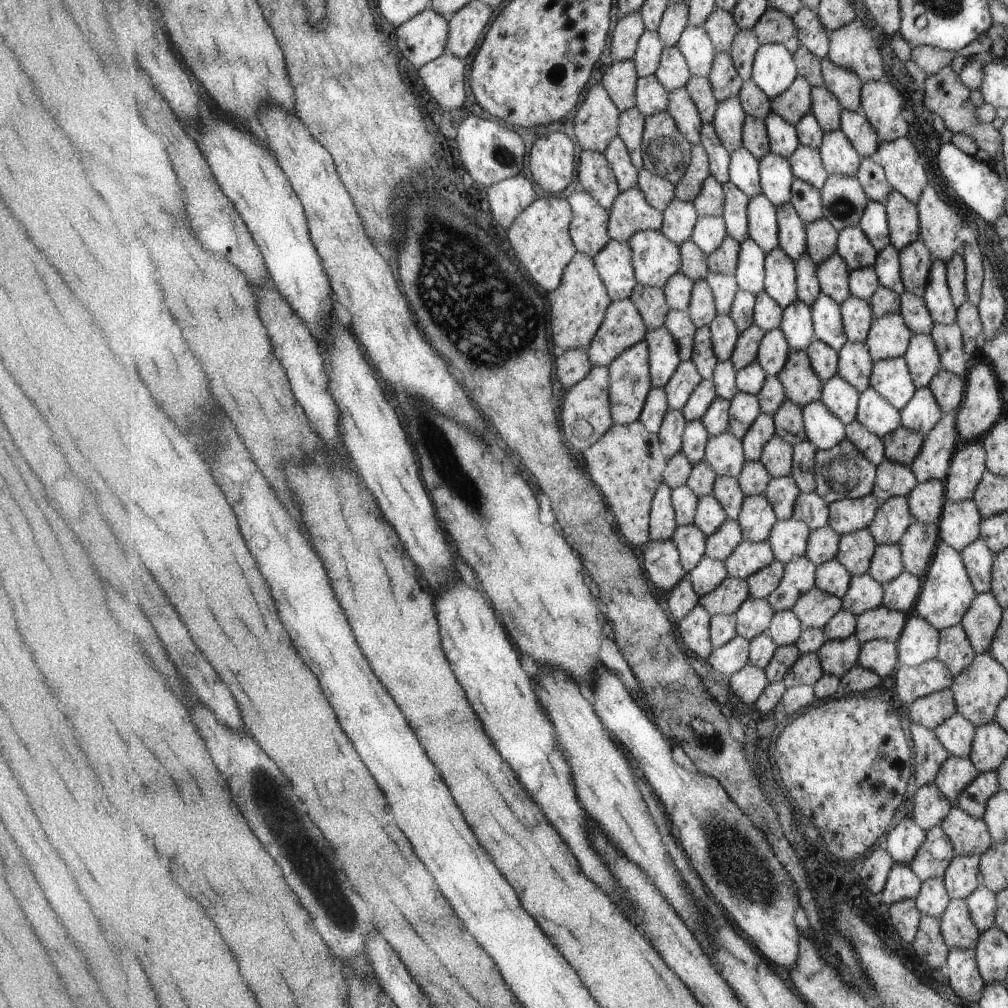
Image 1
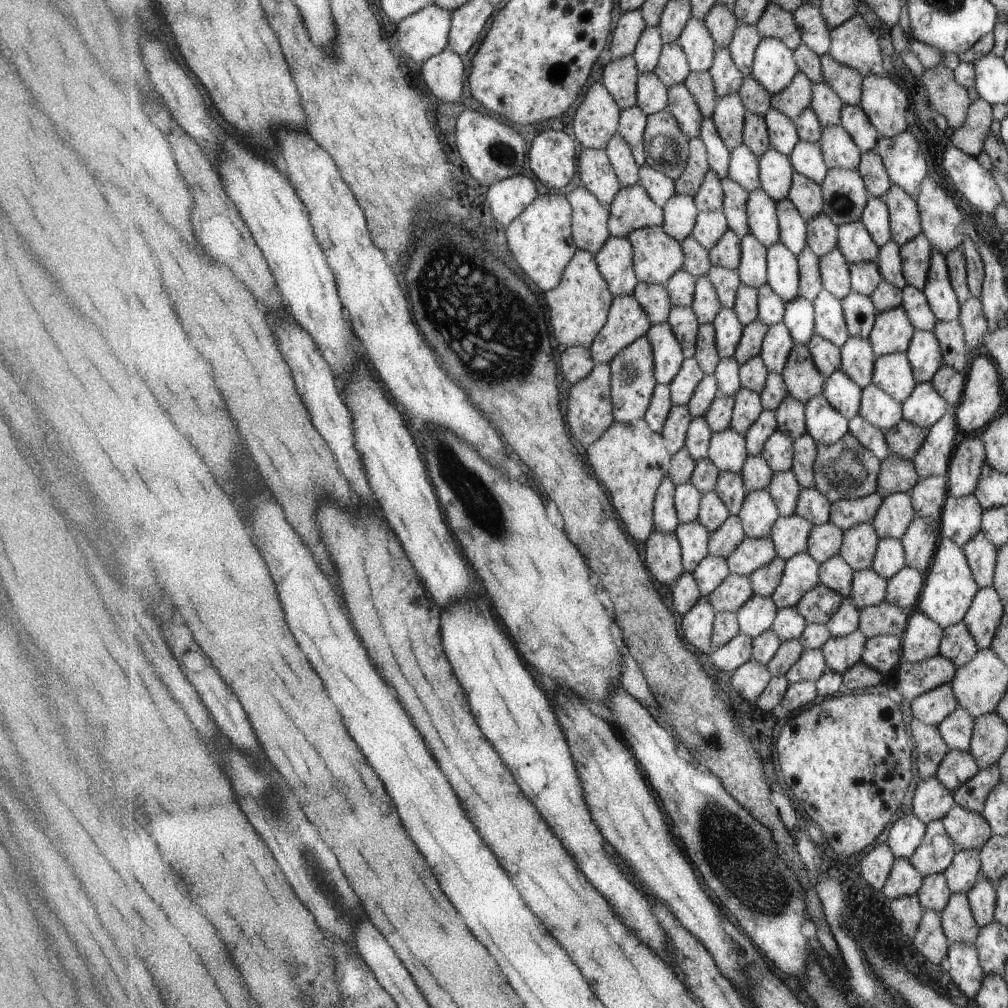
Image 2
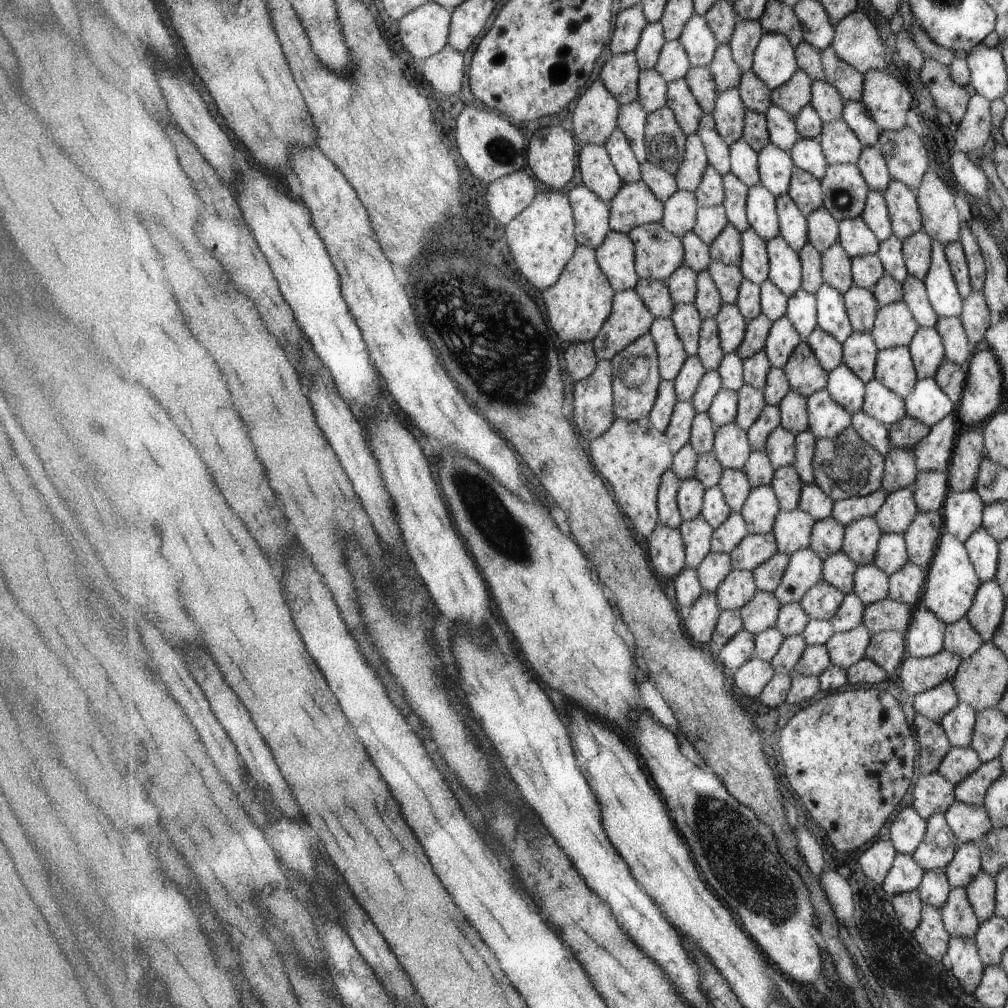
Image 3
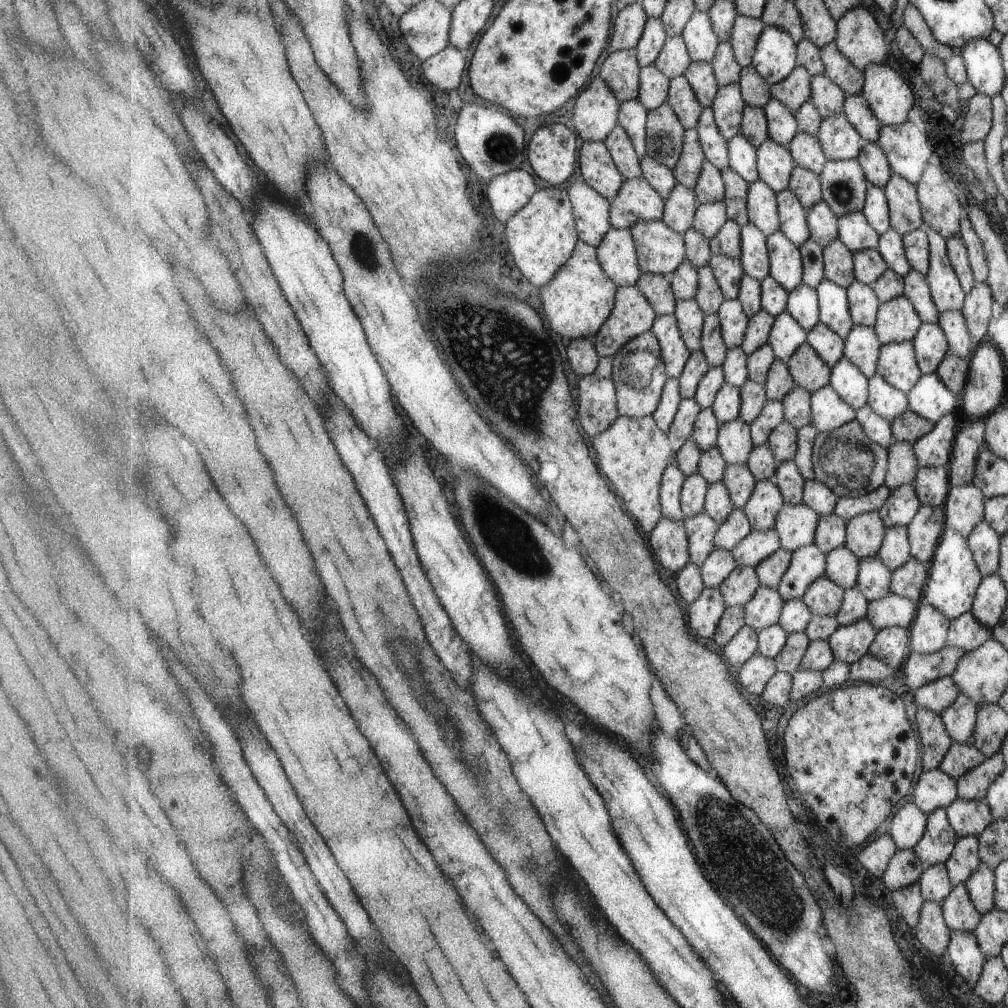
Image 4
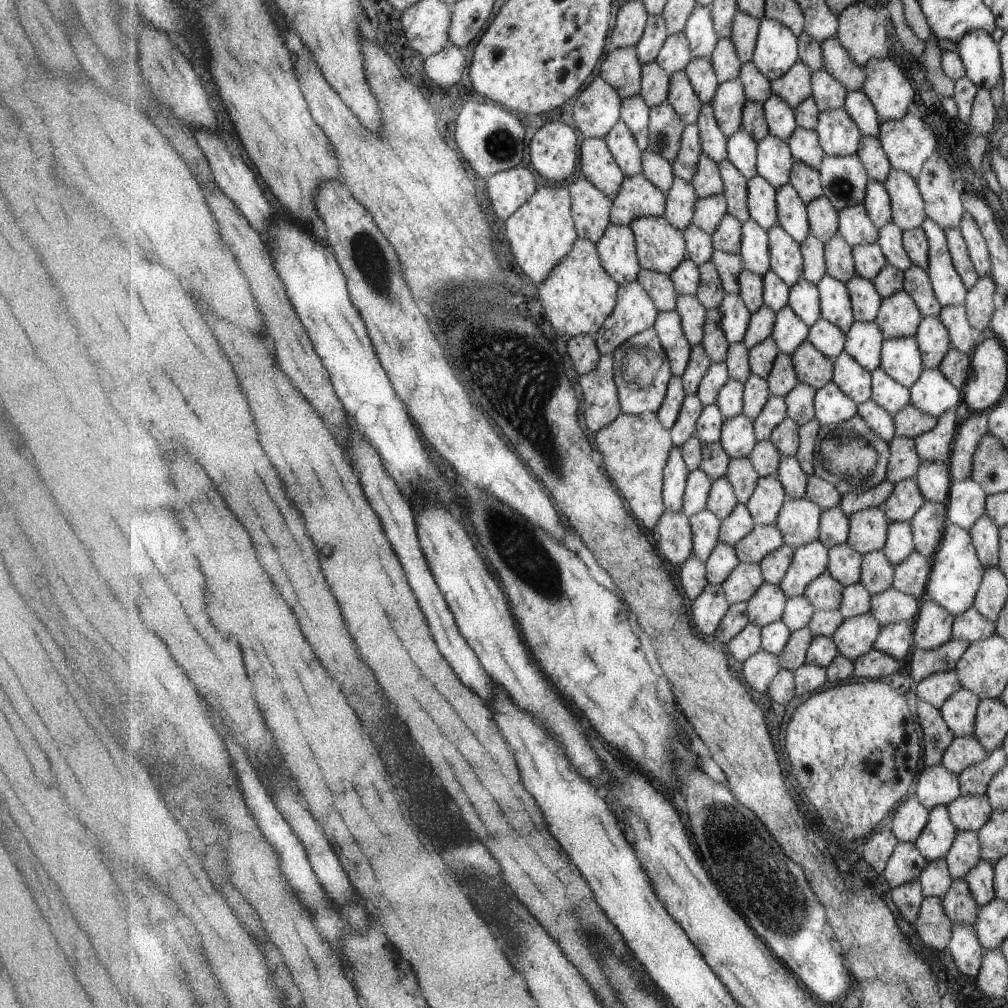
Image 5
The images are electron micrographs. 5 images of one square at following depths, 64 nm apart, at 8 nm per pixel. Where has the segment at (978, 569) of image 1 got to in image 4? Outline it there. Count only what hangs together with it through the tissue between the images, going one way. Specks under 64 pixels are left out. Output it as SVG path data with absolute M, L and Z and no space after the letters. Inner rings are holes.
M985 519L968 538L971 552L974 552L975 562L979 565L984 578L998 574L1001 540L1002 537Z

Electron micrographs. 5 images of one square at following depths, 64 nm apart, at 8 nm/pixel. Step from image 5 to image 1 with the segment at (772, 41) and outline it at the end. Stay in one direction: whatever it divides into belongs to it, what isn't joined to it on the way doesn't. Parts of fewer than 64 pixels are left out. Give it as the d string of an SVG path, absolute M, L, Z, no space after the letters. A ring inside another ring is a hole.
M761 43L759 45L752 79L770 99L787 92L799 76L794 53L784 44Z

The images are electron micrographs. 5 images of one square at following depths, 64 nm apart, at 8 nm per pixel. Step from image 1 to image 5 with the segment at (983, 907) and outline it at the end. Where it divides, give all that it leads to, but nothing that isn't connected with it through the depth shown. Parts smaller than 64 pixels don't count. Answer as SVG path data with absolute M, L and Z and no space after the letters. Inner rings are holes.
M982 858L979 866L975 866L964 878L970 884L971 892L980 907L987 906L996 899L995 876L994 863Z

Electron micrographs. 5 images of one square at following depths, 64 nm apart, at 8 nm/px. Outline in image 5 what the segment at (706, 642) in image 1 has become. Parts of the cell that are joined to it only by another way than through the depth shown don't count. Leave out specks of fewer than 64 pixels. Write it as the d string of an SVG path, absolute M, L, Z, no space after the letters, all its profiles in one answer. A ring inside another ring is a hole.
M708 584L691 606L692 619L699 632L705 636L715 635L731 605L723 585Z

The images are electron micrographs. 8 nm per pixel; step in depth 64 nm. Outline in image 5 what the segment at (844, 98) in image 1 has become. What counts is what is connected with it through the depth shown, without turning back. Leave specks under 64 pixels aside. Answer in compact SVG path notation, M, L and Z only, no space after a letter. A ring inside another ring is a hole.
M830 38L822 42L824 68L834 73L835 78L846 85L848 92L863 91L866 83L866 69L859 66L851 53L847 52L839 38Z

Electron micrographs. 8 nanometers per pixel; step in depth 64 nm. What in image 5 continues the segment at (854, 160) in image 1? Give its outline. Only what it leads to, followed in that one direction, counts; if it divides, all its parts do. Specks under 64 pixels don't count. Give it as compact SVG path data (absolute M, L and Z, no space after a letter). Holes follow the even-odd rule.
M845 107L820 112L816 131L826 156L855 156L862 147L863 132Z

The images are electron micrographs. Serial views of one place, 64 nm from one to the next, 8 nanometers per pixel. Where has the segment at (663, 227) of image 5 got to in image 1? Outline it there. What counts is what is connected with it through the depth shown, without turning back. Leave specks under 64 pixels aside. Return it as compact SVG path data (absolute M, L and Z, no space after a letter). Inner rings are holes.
M637 232L630 240L638 284L664 288L682 267L682 249L663 232Z

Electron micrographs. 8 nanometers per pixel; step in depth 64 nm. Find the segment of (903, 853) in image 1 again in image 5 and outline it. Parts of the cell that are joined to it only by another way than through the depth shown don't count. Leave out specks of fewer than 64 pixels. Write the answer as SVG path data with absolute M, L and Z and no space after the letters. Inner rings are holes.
M911 796L894 814L891 830L900 842L917 842L929 824L930 810L923 806L923 802Z

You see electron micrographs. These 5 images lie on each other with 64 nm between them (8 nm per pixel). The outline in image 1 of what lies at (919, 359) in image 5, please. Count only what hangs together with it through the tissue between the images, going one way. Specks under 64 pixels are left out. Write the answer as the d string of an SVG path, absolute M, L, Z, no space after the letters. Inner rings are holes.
M905 357L874 362L870 384L899 410L903 410L918 391Z

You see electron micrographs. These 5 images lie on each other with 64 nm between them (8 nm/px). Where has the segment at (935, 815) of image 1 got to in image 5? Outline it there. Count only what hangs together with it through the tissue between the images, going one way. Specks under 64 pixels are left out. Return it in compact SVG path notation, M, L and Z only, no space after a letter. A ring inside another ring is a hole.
M943 765L924 768L920 772L915 795L927 810L933 810L937 806L949 806L963 795L960 778Z

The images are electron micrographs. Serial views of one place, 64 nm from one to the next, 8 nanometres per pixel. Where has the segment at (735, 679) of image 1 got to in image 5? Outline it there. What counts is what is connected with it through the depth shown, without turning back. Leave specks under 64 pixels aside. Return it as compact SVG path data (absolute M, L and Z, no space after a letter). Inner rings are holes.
M761 649L742 666L743 682L752 691L766 694L773 678L781 671L781 658L777 654L769 654Z

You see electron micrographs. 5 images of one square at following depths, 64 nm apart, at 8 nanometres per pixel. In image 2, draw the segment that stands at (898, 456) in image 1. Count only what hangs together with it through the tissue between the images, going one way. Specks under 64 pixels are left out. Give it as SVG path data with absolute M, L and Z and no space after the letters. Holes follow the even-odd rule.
M902 420L895 428L891 428L886 432L890 452L897 454L897 456L907 457L907 460L914 460L929 431L911 424L907 420Z

